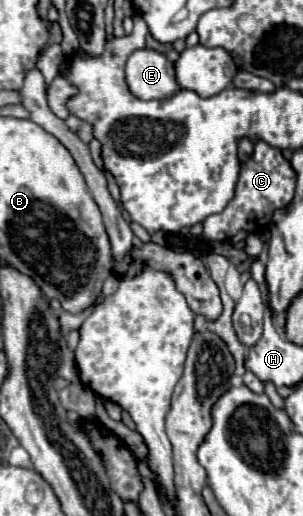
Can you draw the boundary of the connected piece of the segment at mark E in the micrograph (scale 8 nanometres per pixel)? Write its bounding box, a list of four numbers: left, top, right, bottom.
[126,49,180,99]

